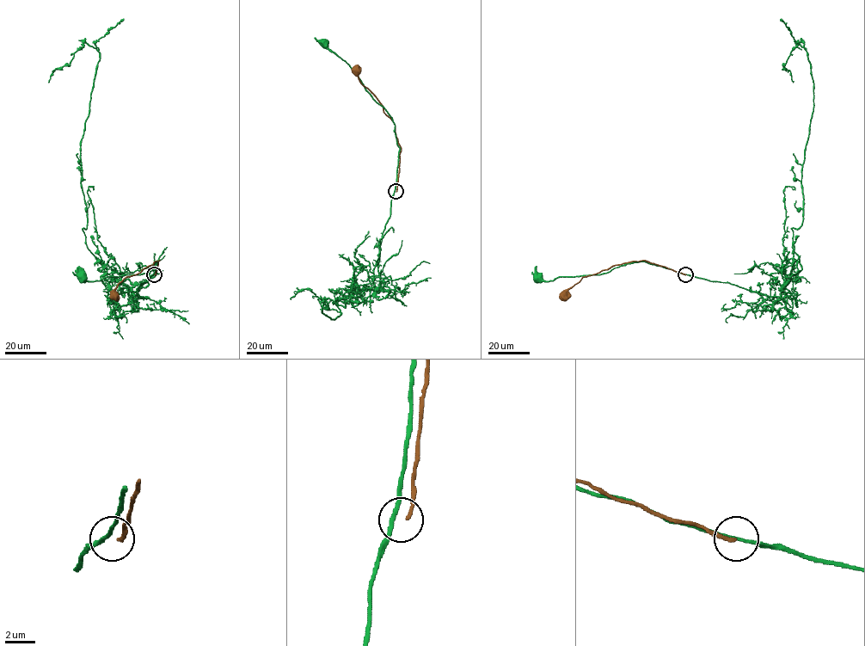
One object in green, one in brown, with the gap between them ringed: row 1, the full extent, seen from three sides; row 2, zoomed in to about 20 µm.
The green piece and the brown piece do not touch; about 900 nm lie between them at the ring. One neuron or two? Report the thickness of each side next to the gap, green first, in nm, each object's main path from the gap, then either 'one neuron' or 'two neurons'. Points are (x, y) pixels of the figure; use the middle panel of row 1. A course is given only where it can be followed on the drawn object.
calibres 240 and 220 nm; course green (395, 192), (399, 147), (391, 117), (373, 98), (358, 75), (323, 43); course brown (396, 192), (401, 147), (395, 125), (383, 112), (379, 101), (362, 84), (356, 70); two neurons

